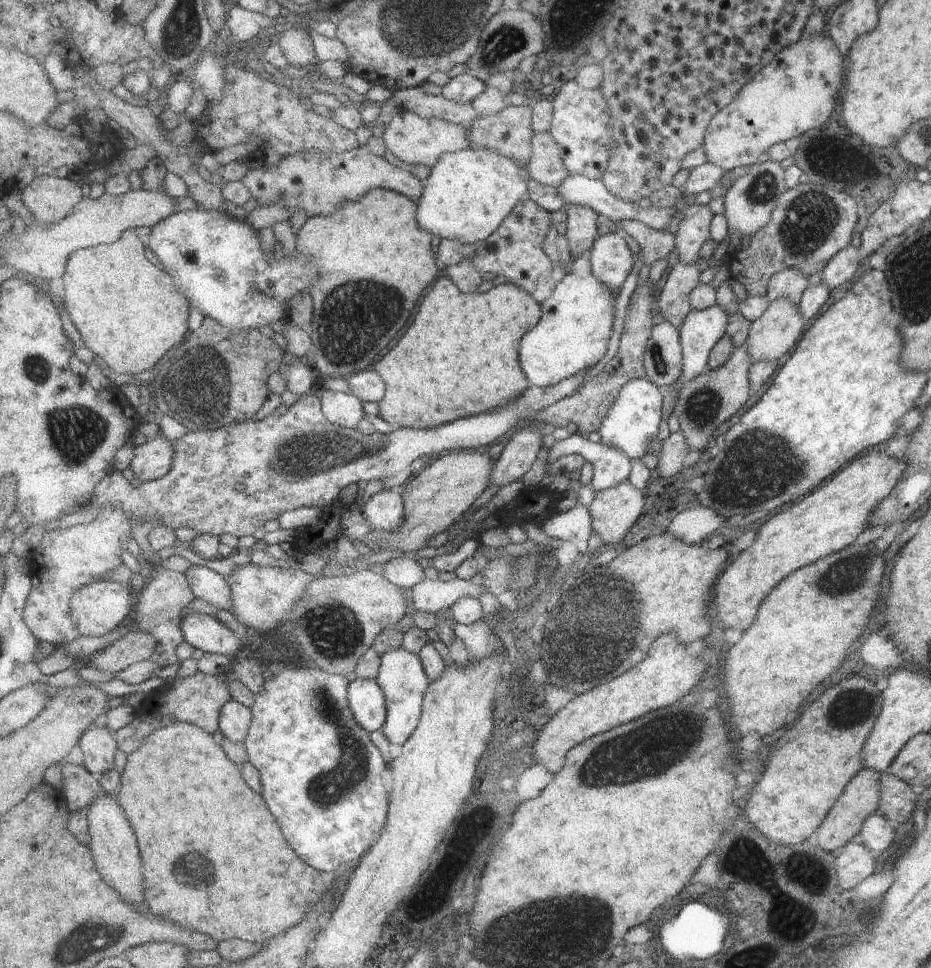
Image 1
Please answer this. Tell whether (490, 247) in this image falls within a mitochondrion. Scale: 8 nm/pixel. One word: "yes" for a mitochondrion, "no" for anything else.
no

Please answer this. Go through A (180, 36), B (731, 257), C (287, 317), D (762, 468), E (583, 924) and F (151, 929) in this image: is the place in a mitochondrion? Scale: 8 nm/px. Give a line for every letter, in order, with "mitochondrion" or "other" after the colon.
A: mitochondrion
B: other
C: other
D: mitochondrion
E: mitochondrion
F: other

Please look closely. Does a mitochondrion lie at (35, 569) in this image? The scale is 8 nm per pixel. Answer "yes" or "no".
no

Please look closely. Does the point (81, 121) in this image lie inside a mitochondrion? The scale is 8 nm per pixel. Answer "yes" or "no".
no

